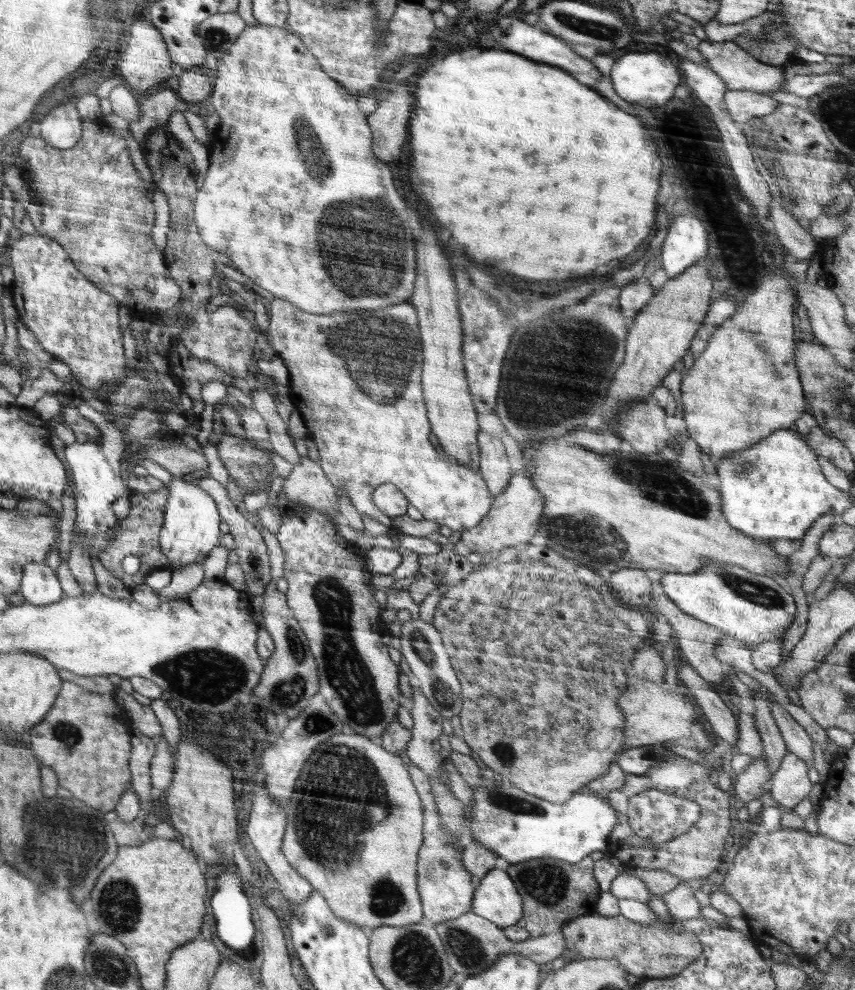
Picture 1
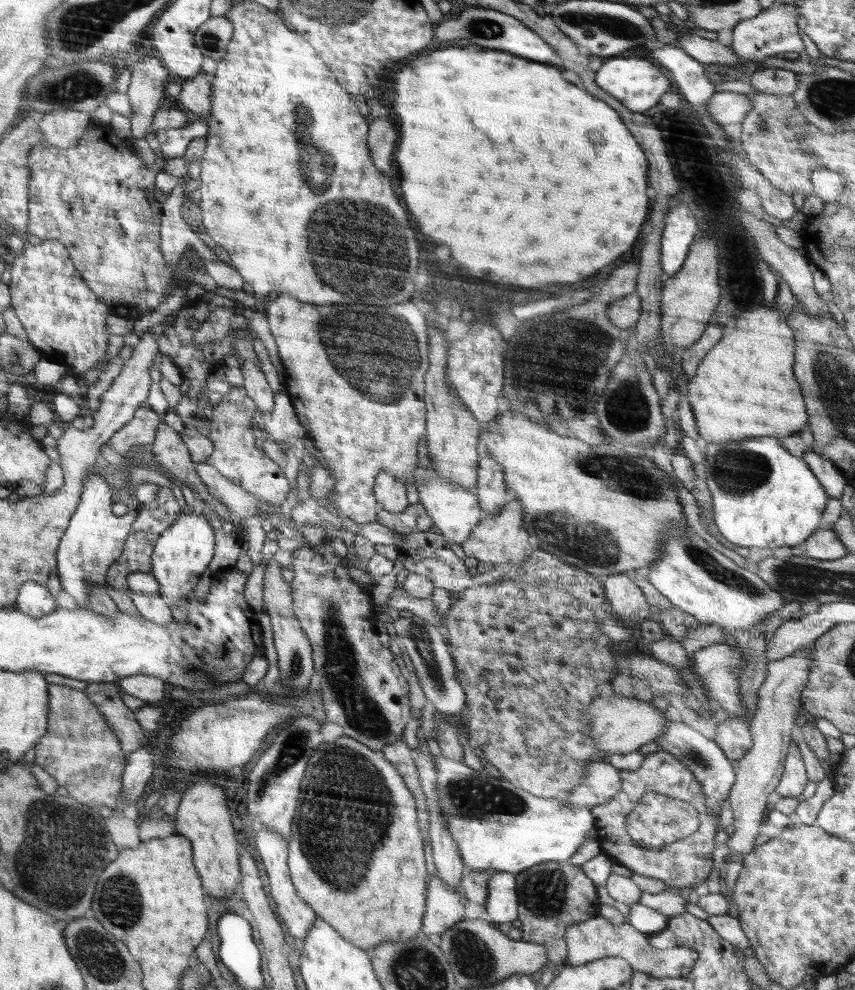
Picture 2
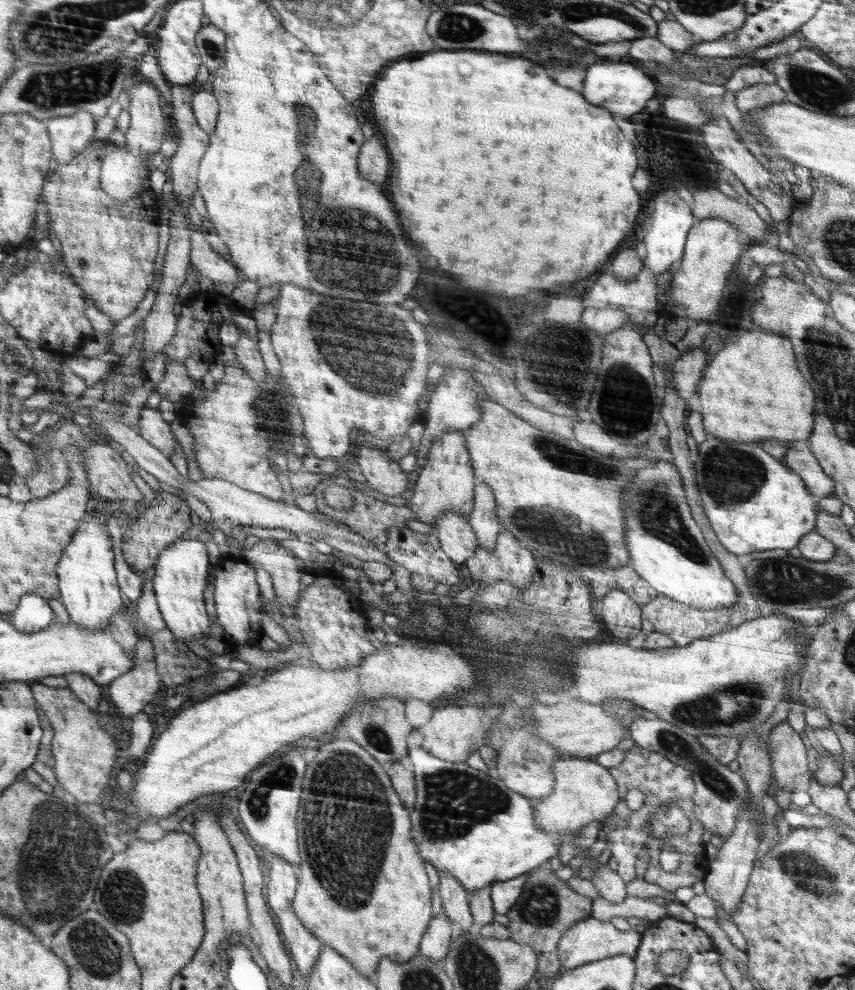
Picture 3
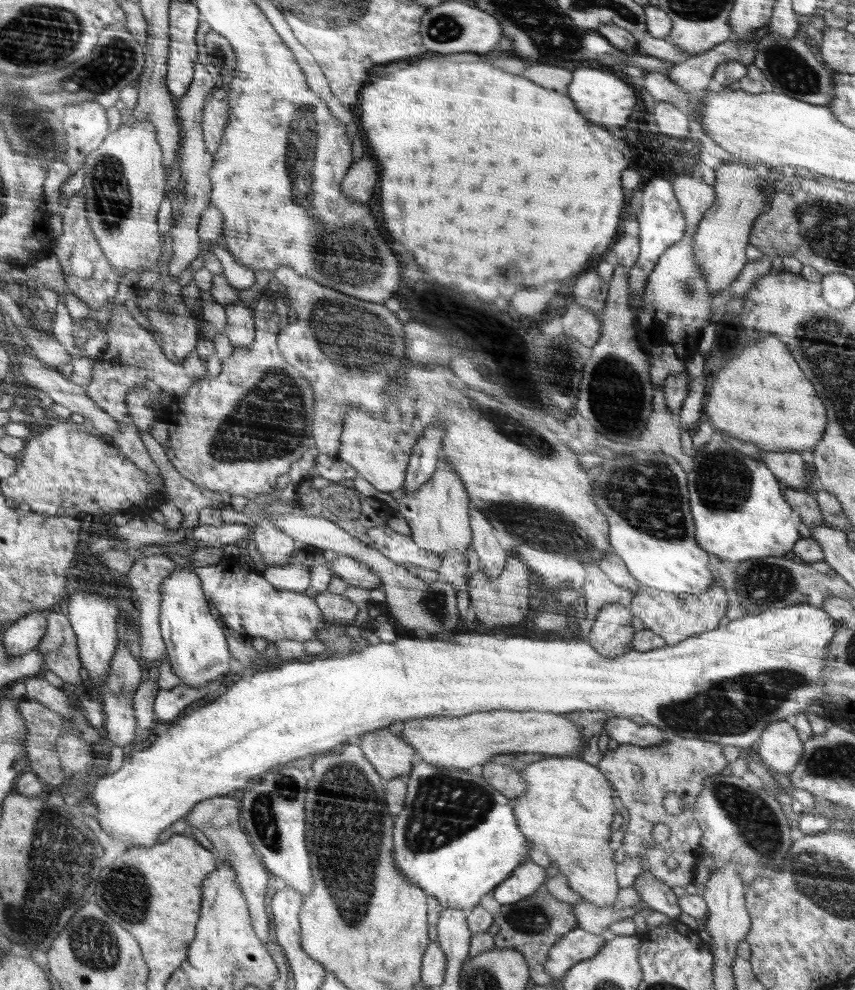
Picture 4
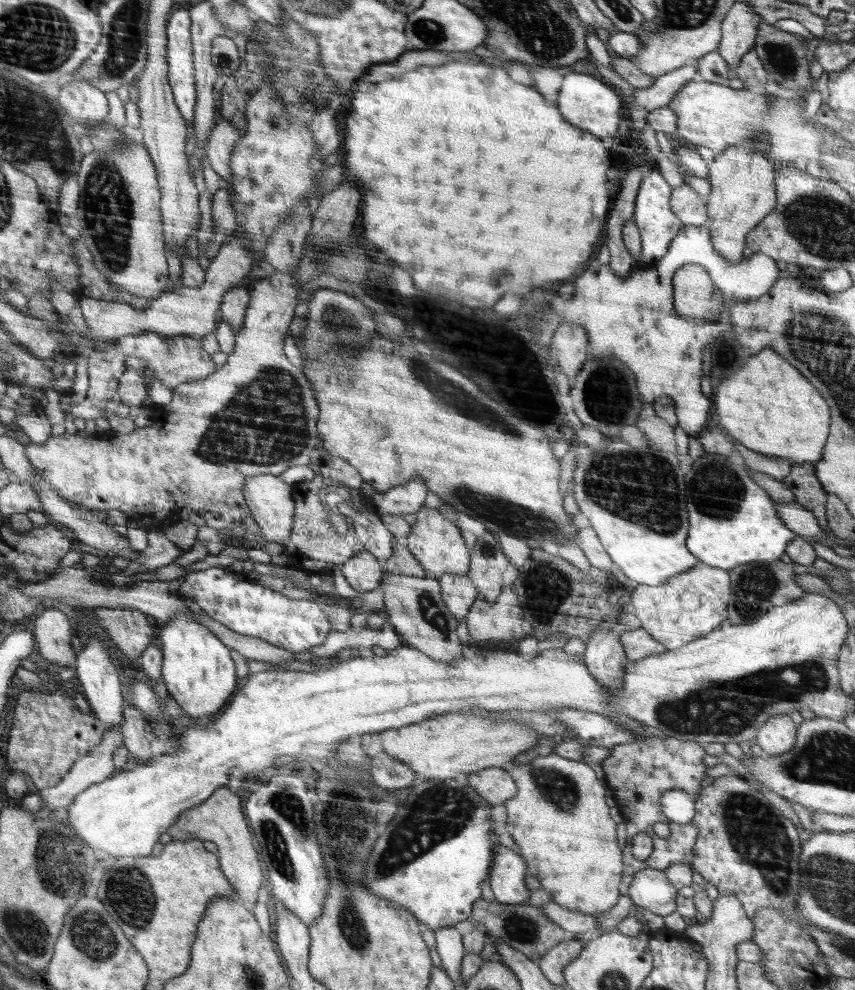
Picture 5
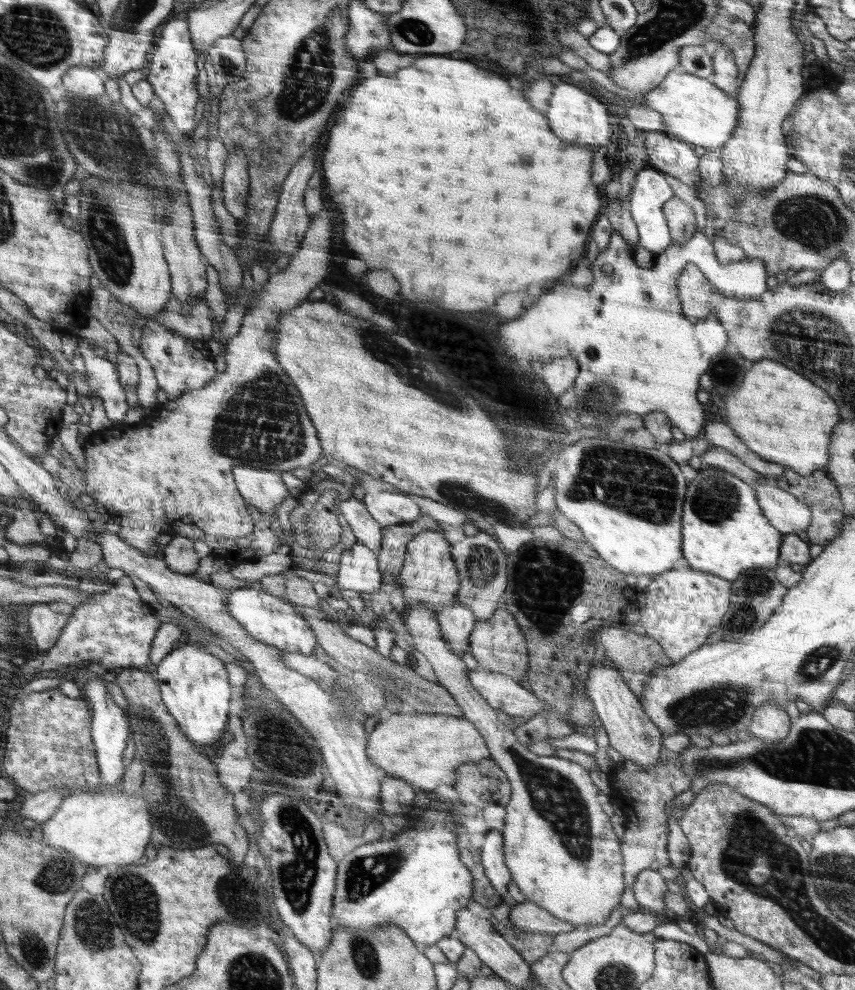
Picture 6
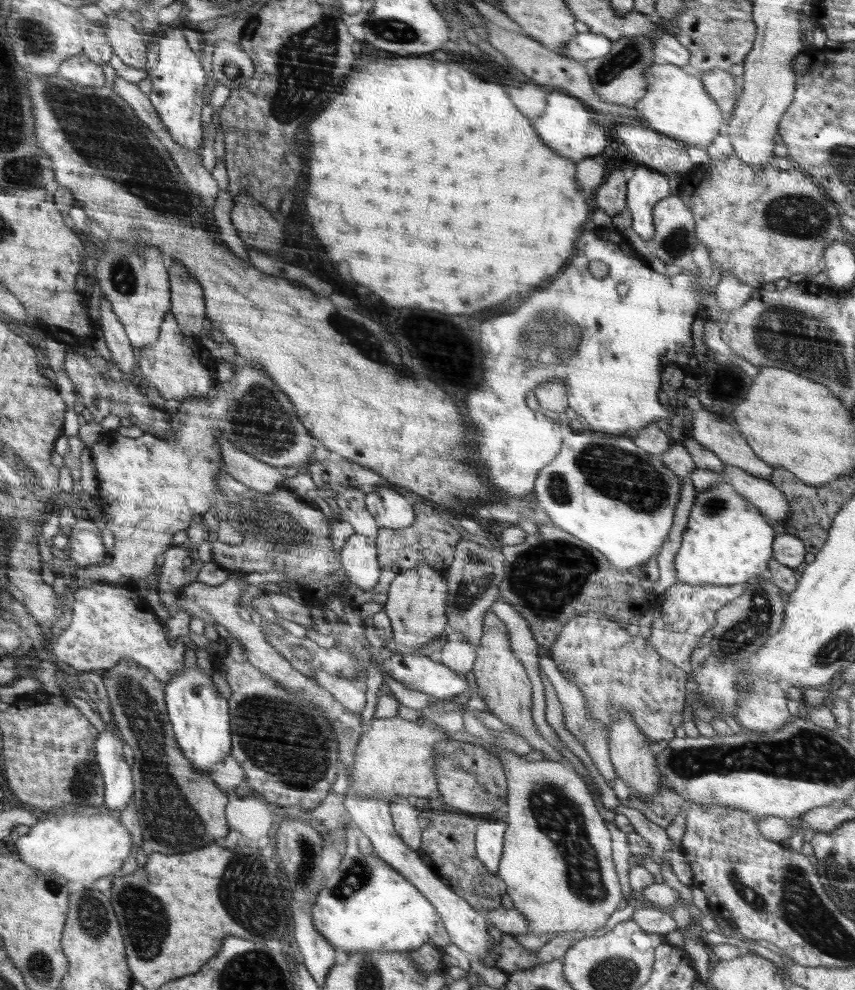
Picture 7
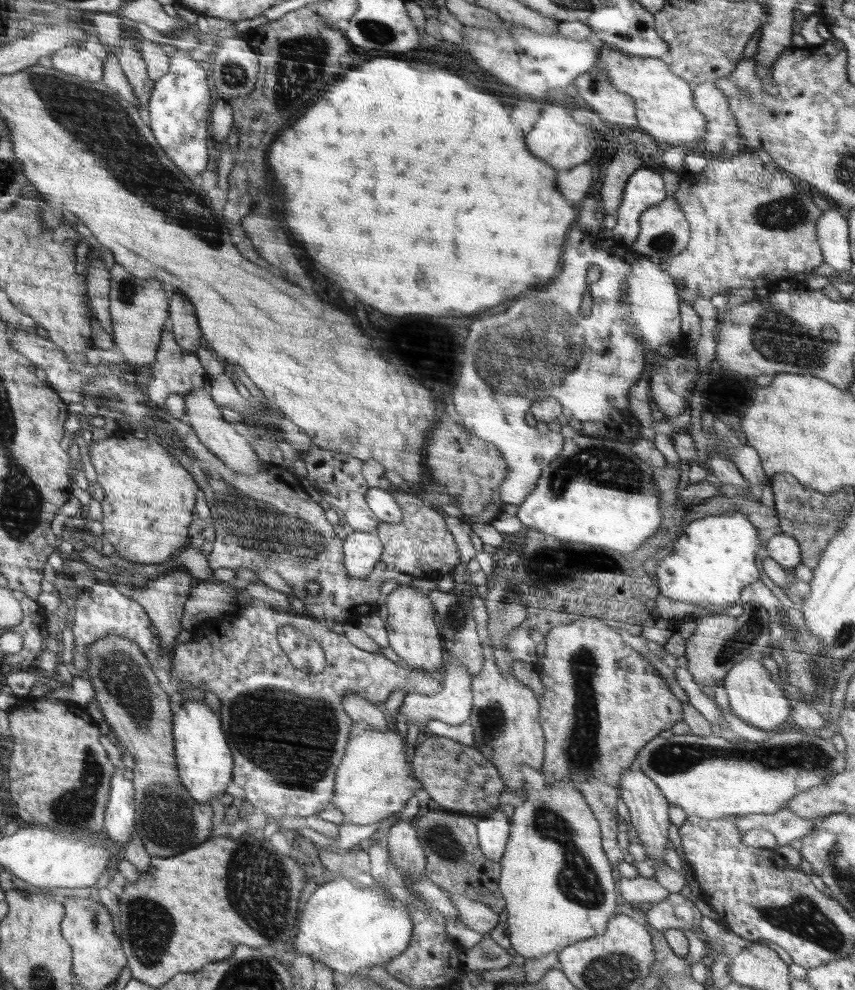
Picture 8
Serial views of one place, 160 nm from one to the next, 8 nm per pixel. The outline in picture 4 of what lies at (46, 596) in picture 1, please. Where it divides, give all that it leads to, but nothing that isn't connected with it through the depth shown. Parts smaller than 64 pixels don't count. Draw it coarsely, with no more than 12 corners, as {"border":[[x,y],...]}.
{"border":[[47,610],[29,612],[8,623],[4,649],[20,657],[38,647]]}

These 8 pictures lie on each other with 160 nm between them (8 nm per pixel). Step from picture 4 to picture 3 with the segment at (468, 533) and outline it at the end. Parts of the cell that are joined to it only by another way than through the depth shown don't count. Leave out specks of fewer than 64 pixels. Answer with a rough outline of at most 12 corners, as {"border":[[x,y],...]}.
{"border":[[465,430],[433,440],[406,505],[436,527],[471,516],[475,471]]}

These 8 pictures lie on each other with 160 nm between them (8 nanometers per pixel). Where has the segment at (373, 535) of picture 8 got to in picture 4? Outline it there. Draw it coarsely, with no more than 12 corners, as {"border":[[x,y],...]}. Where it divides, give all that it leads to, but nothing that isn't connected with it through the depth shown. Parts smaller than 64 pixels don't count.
{"border":[[339,555],[328,564],[334,576],[360,588],[380,586],[380,576],[359,560]]}

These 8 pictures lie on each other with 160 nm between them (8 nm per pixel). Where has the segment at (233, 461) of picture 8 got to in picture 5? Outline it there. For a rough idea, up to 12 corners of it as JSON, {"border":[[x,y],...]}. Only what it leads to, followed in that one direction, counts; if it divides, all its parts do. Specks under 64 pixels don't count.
{"border":[[249,476],[243,495],[261,544],[288,542],[295,509],[291,486]]}

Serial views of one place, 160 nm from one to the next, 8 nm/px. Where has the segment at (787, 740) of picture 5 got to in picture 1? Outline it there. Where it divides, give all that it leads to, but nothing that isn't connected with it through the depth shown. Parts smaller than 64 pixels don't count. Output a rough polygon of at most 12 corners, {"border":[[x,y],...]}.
{"border":[[787,751],[767,788],[792,810],[813,788],[808,767]]}

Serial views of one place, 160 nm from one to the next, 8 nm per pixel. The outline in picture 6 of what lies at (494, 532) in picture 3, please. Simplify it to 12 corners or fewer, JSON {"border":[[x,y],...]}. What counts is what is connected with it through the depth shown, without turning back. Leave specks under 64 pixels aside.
{"border":[[490,532],[451,546],[455,600],[488,620],[507,587],[507,555]]}

